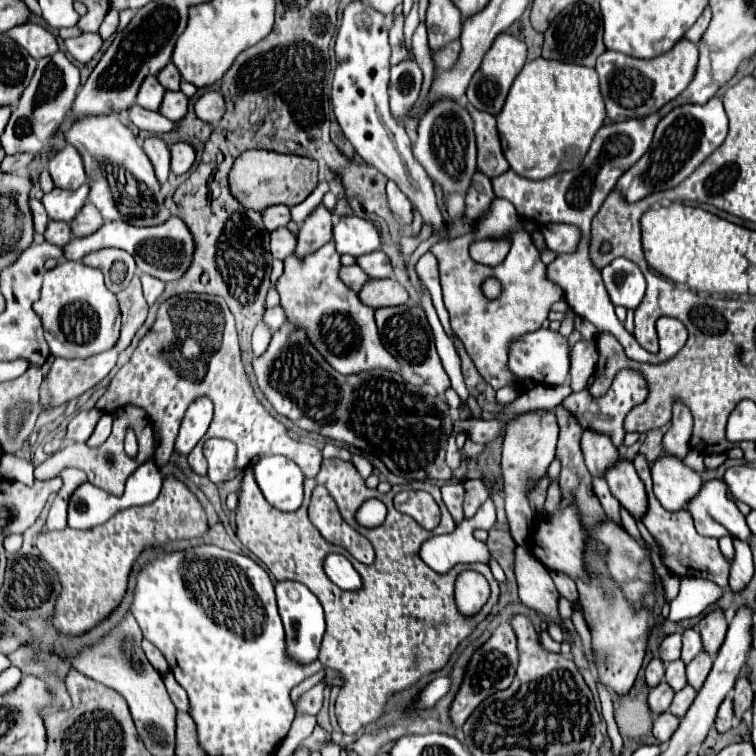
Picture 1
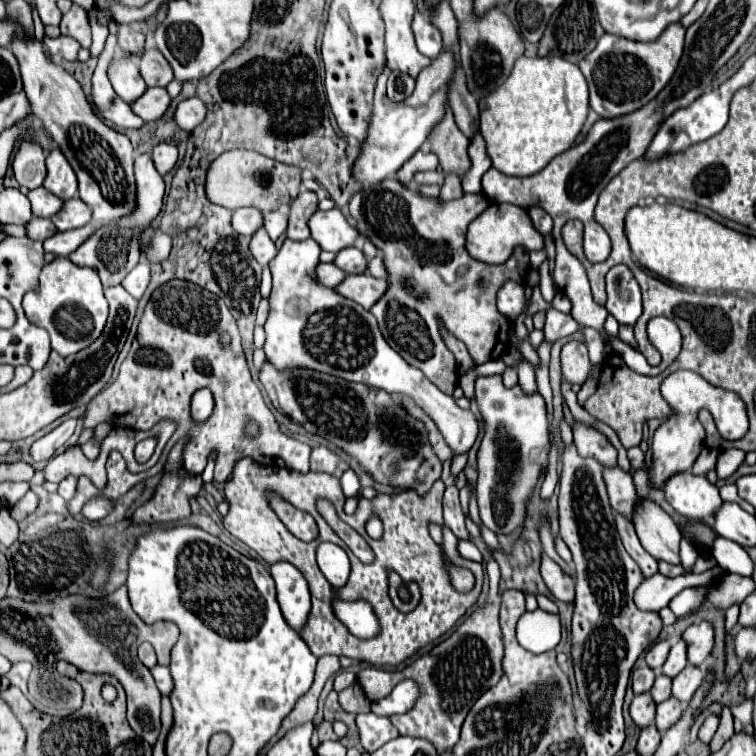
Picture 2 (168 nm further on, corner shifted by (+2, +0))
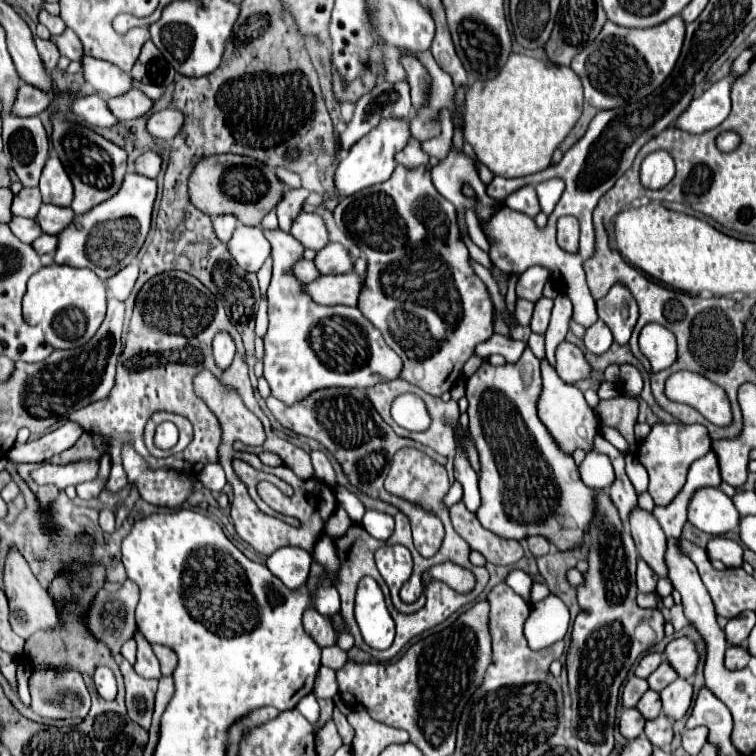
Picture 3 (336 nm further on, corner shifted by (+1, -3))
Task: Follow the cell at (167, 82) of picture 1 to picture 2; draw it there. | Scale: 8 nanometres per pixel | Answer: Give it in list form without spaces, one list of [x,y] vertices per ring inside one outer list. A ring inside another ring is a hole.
[[[149,48],[141,58],[141,76],[147,86],[167,86],[173,80],[173,70],[169,62],[157,48]]]

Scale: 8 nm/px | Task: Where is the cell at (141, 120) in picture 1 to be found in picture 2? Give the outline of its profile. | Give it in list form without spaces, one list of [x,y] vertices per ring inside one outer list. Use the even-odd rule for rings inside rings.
[[[111,22],[108,29],[109,36],[105,43],[105,50],[101,52],[95,74],[93,74],[95,108],[101,114],[101,118],[109,120],[111,124],[115,124],[119,128],[143,128],[143,124],[145,124],[143,118],[133,114],[131,106],[115,94],[115,90],[107,78],[107,66],[111,64],[111,58],[118,53],[116,24]]]

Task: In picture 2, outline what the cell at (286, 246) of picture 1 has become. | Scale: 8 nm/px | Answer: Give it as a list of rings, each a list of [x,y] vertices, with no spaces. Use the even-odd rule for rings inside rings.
[[[257,230],[255,234],[253,234],[253,238],[251,238],[251,254],[257,258],[257,262],[259,264],[269,264],[273,258],[275,258],[275,254],[277,254],[277,246],[275,246],[275,242],[269,238],[269,234],[267,234],[267,230]]]

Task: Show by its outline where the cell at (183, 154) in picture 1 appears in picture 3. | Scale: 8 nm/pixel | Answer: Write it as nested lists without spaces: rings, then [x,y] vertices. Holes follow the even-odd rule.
[[[146,151],[142,153],[136,163],[134,163],[134,171],[144,175],[144,177],[150,177],[150,179],[156,179],[156,175],[160,173],[160,165],[162,165],[162,159],[156,151]]]

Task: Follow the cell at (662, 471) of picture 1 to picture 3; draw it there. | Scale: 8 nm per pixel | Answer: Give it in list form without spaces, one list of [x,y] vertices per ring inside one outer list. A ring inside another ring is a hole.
[[[704,487],[688,505],[688,521],[708,535],[724,535],[740,525],[740,513],[720,489]]]

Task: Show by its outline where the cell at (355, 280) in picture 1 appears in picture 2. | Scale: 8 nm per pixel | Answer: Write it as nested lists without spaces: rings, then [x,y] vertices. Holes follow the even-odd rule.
[[[319,264],[319,268],[317,268],[317,278],[327,288],[339,286],[339,282],[343,282],[343,276],[347,276],[347,272],[339,270],[339,266],[335,266],[335,264]]]

